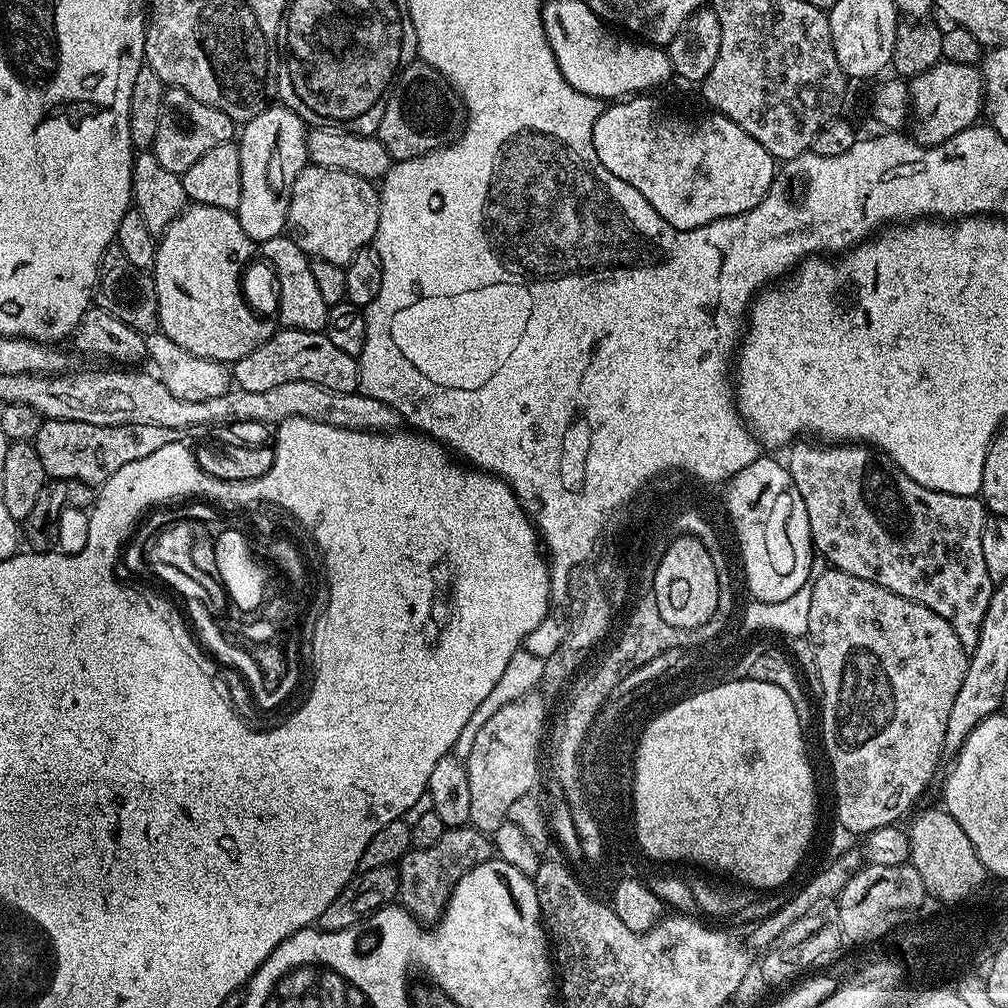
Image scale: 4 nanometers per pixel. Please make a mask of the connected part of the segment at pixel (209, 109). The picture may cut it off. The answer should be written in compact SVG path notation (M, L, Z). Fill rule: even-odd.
M168 88L162 98L162 110L158 114L158 130L154 134L151 152L166 166L166 170L182 174L207 154L214 146L227 144L234 136L234 122L222 110L214 110L214 106L206 106L206 102L198 102L198 98L190 98L186 90Z

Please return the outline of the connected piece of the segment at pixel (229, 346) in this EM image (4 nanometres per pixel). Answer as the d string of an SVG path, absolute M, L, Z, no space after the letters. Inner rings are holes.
M192 204L165 232L159 233L156 261L150 275L158 298L158 328L170 342L198 358L216 360L228 366L246 358L250 350L258 350L278 331L277 325L263 315L257 315L244 300L241 276L254 256L254 241L242 230L235 212L218 210L214 206Z

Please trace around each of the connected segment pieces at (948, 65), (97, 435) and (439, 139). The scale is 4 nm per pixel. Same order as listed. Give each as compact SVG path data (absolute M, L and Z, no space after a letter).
M944 60L930 70L911 77L910 89L911 109L918 118L914 139L925 146L941 144L954 138L954 134L973 127L986 108L984 77L975 64L955 64Z
M45 419L34 443L38 458L42 458L45 477L52 480L77 480L80 484L99 486L111 478L114 470L122 470L122 466L127 466L129 462L147 458L149 454L154 454L154 450L177 443L177 440L177 429L166 426L90 426L90 422Z
M413 62L396 77L375 137L386 146L393 161L413 160L453 143L465 123L462 101L455 88L438 70L423 62Z

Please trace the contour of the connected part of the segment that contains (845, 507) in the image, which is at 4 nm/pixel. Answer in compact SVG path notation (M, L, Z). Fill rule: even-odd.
M796 442L786 455L790 478L794 478L794 486L798 486L802 502L806 502L813 549L831 567L866 578L934 610L934 614L954 626L954 634L958 634L958 642L964 648L976 648L994 587L982 555L982 526L986 519L983 499L979 495L959 496L930 490L914 482L887 454L863 444Z

